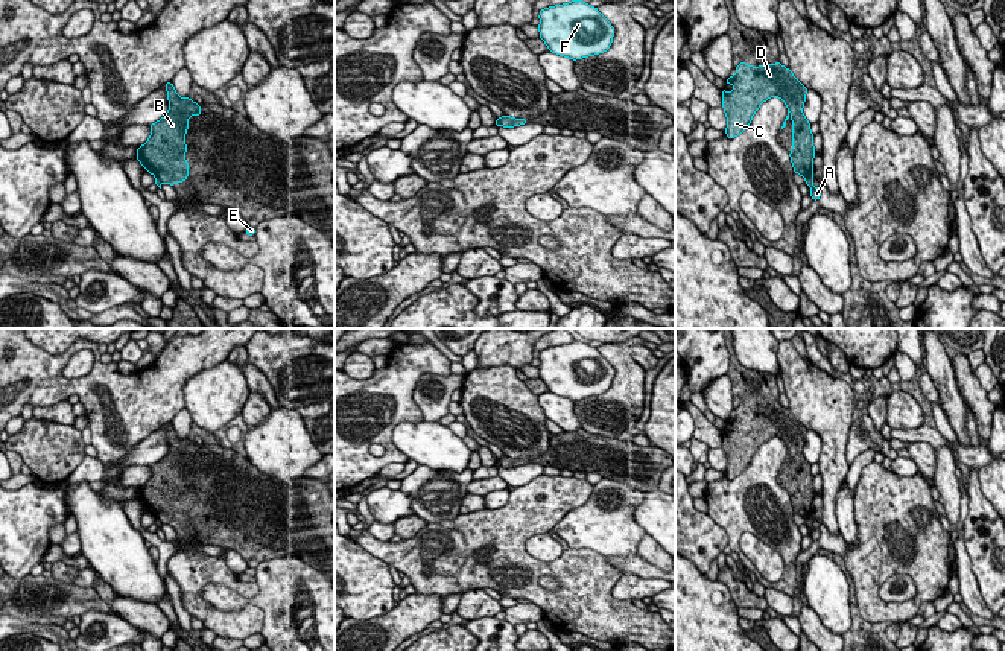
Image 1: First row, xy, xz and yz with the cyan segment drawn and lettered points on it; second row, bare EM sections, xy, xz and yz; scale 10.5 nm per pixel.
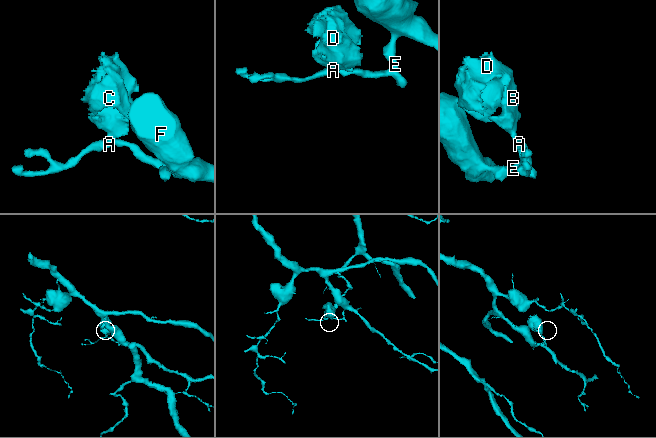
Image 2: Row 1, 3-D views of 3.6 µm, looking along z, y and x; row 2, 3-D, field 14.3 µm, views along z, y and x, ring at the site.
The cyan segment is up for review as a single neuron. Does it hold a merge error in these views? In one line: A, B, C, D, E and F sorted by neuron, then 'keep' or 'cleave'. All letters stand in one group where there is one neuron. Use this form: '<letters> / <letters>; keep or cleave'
A E F / B C D; cleave

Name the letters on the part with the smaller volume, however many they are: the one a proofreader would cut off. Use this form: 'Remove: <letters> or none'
Remove: B, C, D

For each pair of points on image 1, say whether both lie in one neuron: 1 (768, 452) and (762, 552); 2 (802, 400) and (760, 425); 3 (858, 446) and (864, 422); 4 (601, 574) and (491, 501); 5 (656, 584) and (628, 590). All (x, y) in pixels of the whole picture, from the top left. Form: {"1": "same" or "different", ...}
{"1": "different", "2": "different", "3": "same", "4": "different", "5": "same"}

